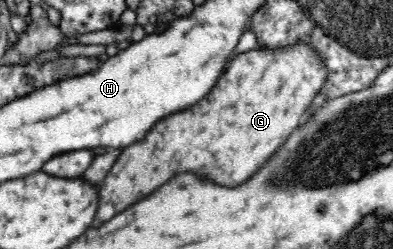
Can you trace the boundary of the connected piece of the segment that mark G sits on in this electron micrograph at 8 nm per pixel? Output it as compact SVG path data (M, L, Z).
M296 43L277 49L257 47L236 54L225 67L214 88L202 100L190 108L158 120L142 140L121 149L117 162L112 165L104 184L100 186L100 208L96 220L98 222L110 220L136 200L142 200L144 196L166 184L170 176L178 172L192 170L198 172L202 178L208 178L219 186L228 188L236 188L240 183L250 180L260 168L264 168L264 164L270 160L290 133L299 127L304 112L310 108L314 96L326 82L326 76L328 67L308 43Z

